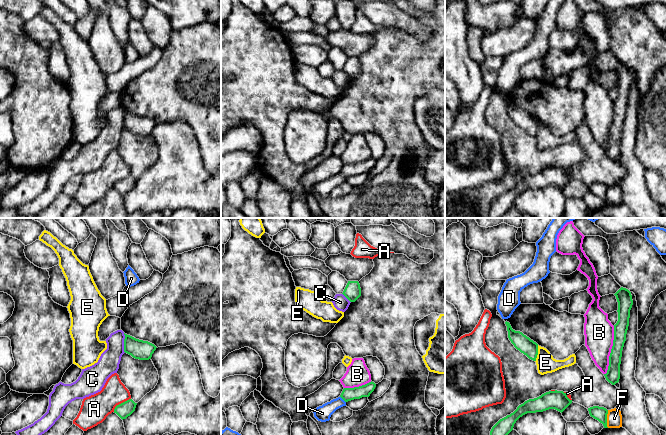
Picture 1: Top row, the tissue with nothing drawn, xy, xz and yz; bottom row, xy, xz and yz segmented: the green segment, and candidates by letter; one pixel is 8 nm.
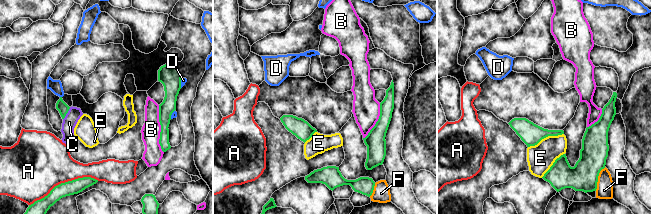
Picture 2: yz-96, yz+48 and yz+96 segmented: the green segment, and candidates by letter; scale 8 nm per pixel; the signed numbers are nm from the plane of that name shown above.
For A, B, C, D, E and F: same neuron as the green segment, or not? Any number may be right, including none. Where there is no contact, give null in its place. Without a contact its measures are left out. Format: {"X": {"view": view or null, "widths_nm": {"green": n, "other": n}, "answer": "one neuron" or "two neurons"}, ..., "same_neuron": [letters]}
{"A": {"view": "xy", "widths_nm": {"green": 120, "other": 220}, "answer": "two neurons"}, "B": {"view": "yz", "widths_nm": {"green": 110, "other": 240}, "answer": "two neurons"}, "C": {"view": "xy", "widths_nm": {"green": 160, "other": 170}, "answer": "two neurons"}, "D": {"view": "xz", "widths_nm": {"green": 110, "other": 130}, "answer": "two neurons"}, "E": {"view": "yz", "widths_nm": {"green": 140, "other": 150}, "answer": "two neurons"}, "F": {"view": "yz", "widths_nm": {"green": 110, "other": 130}, "answer": "two neurons"}, "same_neuron": []}

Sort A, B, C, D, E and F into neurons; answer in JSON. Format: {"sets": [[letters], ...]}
{"sets": [["A"], ["B"], ["C", "D"], ["E"], ["F"]]}

